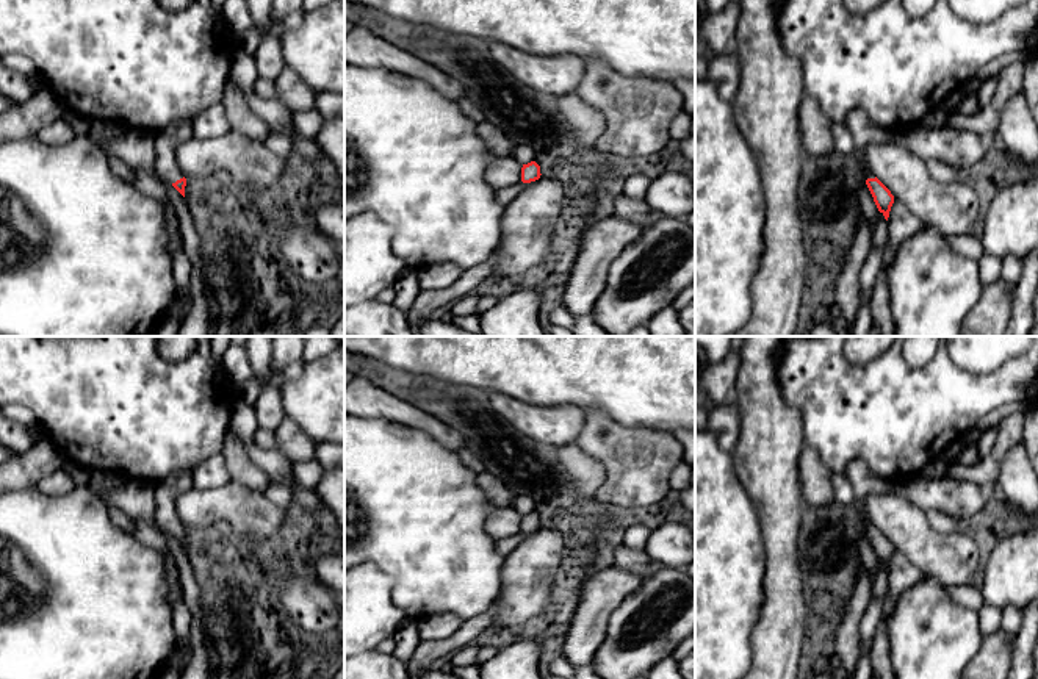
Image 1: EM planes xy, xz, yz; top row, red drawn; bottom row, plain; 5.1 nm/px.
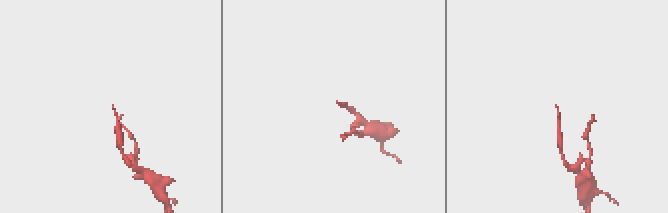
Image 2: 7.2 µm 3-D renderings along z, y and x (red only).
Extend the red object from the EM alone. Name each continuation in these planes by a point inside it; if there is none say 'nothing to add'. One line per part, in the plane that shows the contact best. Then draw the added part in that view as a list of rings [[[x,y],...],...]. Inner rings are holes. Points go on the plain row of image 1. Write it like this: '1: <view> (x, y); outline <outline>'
1: xy (166, 492); outline [[[193,471],[174,472],[155,485],[157,526],[168,535],[183,529],[175,502],[180,494],[193,488]]]

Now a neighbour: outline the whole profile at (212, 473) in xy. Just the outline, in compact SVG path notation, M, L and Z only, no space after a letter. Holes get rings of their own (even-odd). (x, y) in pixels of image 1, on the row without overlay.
M222 454L207 458L193 469L193 487L197 490L218 488L230 480Z

